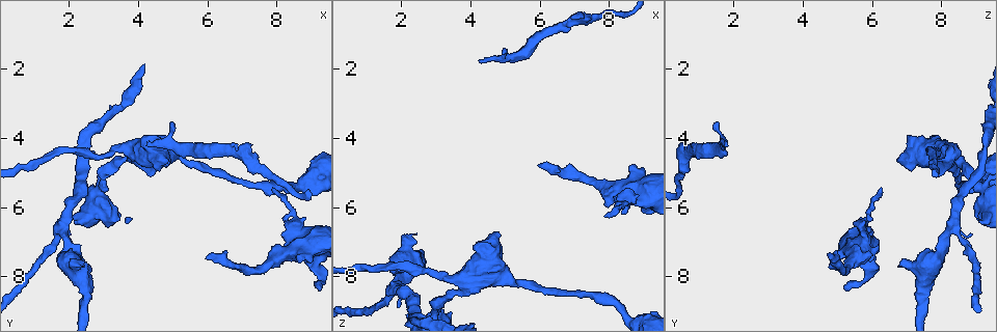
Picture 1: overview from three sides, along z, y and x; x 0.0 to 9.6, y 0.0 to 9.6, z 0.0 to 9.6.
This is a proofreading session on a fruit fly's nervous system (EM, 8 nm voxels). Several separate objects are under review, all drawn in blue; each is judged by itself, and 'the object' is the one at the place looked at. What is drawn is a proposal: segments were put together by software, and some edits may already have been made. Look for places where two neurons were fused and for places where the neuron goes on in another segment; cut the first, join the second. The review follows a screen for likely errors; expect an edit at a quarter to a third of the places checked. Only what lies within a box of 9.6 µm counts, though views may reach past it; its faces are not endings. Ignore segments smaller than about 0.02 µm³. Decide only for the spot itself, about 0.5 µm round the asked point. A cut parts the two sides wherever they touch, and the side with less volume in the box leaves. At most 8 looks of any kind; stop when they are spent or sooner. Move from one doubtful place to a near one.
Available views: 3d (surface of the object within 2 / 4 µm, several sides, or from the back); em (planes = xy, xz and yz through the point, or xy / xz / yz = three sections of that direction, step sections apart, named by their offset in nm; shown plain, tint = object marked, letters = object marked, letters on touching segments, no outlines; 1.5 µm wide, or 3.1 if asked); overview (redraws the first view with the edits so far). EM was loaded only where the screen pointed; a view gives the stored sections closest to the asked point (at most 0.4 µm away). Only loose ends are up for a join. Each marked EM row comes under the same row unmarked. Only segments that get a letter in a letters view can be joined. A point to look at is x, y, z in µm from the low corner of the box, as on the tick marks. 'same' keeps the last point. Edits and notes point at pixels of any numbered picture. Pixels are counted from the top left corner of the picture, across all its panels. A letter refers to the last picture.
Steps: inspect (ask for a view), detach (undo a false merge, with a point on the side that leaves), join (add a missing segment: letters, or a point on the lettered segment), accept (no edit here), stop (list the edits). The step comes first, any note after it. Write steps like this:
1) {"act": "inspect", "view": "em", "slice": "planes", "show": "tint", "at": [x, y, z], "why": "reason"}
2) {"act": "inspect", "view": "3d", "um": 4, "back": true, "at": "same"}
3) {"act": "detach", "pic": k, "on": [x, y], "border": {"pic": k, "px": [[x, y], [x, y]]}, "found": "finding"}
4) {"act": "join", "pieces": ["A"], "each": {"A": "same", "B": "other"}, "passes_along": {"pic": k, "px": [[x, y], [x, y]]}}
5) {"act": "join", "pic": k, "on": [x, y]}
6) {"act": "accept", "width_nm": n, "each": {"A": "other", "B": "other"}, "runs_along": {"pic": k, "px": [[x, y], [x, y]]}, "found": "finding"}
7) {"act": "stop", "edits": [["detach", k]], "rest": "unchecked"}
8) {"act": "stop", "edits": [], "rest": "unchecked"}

{"act": "inspect", "view": "em", "slice": "planes", "show": "letters", "at": [4.20, 4.10, 1.80], "why": "an open end"}

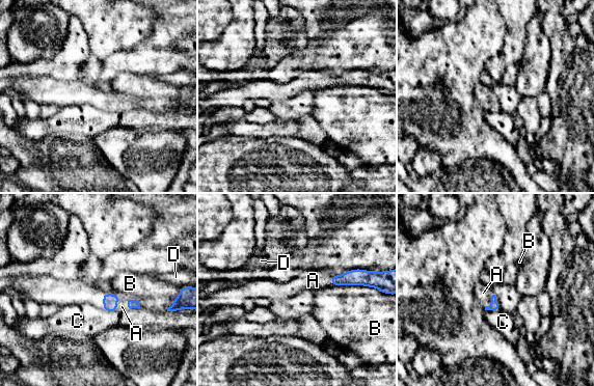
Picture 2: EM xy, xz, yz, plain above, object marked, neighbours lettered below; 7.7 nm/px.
{"act": "join", "pieces": ["A"], "each": {"A": "same", "B": "other", "C": "other", "D": "other"}, "found": "it goes on there"}

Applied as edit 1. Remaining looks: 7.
{"act": "inspect", "view": "em", "slice": "xz", "step": 8, "show": "tint", "at": [3.90, 4.50, 8.25], "why": "a narrow waist"}

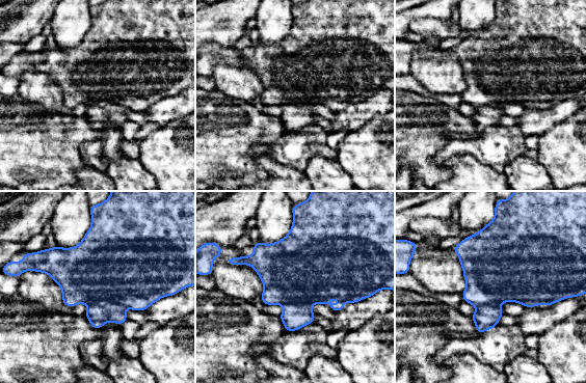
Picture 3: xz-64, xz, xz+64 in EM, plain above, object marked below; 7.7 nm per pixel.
{"act": "inspect", "view": "em", "slice": "planes", "show": "tint", "at": "same", "why": "another direction"}

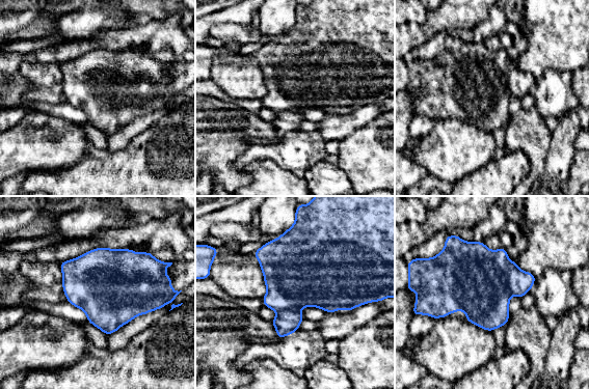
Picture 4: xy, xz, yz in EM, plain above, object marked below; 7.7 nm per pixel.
{"act": "inspect", "view": "em", "slice": "planes", "show": "letters", "at": "same", "why": "see the neighbours"}

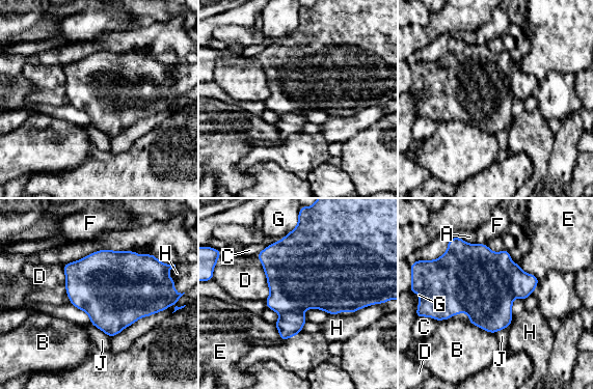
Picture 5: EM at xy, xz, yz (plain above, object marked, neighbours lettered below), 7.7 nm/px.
{"act": "detach", "pic": 5, "on": [522, 284], "each": {"A": "other", "B": "other", "C": "other", "D": "other", "E": "other", "F": "other", "G": "other", "H": "other", "J": "other"}, "border": {"pic": 5, "px": [[512, 264], [511, 292], [514, 296]]}, "found": "two neurons meet here"}

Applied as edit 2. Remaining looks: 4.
{"act": "inspect", "view": "overview", "why": "redraw"}

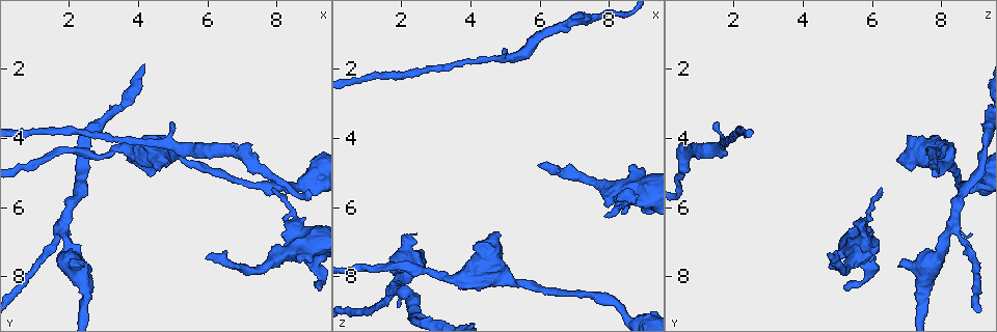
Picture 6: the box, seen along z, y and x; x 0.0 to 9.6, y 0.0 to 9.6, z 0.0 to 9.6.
{"act": "inspect", "view": "em", "slice": "planes", "show": "tint", "at": [1.80, 6.55, 8.35], "why": "abrupt turn"}

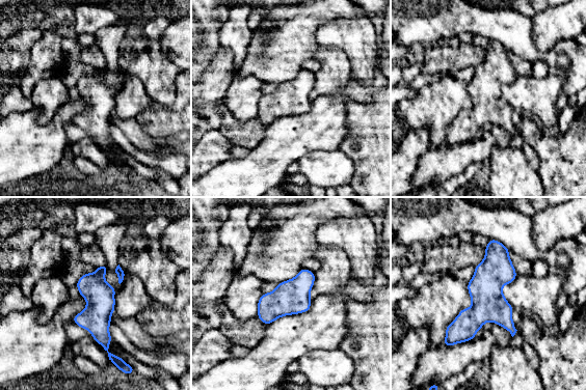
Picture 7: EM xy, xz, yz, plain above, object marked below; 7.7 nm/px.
{"act": "inspect", "view": "em", "slice": "planes", "show": "letters", "at": "same"}

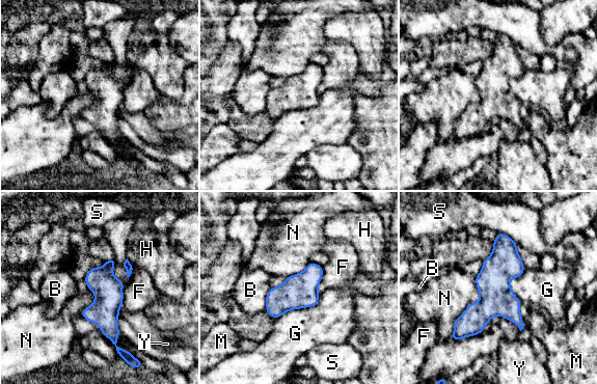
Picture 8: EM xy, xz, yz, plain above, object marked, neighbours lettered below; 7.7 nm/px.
{"act": "accept", "each": {"B": "other", "F": "other", "G": "other", "H": "other", "M": "other", "N": "other", "S": "other", "Y": "other"}, "border": {"pic": 8, "px": [[320, 293], [316, 304], [276, 319]]}, "found": "all the same neuron"}

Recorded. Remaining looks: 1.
{"act": "stop", "edits": [["join", 2], ["detach", 5]], "rest": "unchecked"}

